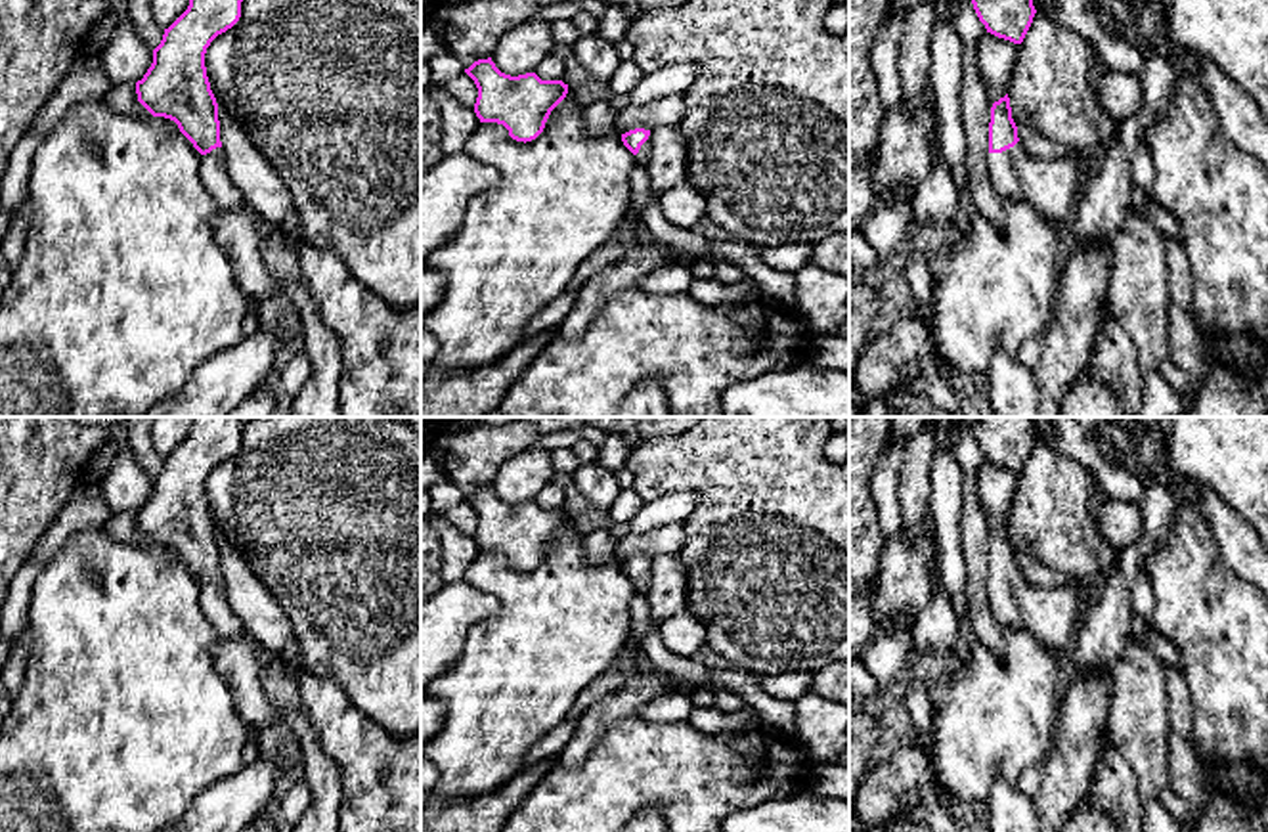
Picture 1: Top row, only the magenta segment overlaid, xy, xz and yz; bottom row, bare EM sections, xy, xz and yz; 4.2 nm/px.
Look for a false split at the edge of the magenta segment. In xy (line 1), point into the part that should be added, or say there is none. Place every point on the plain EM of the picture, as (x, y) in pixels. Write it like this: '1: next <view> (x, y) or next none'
1: next xy (213, 601)

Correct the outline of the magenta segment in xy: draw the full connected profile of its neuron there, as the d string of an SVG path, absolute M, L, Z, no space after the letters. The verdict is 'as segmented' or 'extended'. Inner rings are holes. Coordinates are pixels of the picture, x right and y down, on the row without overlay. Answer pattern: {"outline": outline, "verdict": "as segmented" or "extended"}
{"outline": "M191 417L187 438L164 457L153 492L136 511L138 530L153 543L178 553L201 581L199 604L218 635L245 631L226 599L218 532L210 518L205 482L210 471L241 446L239 417Z", "verdict": "extended"}

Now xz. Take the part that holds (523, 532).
{"outline": "M492 486L474 490L465 501L478 516L474 541L480 551L503 553L513 568L524 572L543 560L551 539L568 522L562 509L541 509L536 501L505 503Z", "verdict": "as segmented"}

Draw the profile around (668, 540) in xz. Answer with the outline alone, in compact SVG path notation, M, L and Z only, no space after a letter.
M683 524L660 526L648 534L629 532L625 537L618 539L616 560L625 562L635 557L656 558L677 555L685 545Z

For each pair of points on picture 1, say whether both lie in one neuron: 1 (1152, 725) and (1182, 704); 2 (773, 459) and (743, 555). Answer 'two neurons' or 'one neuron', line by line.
1: two neurons
2: one neuron

